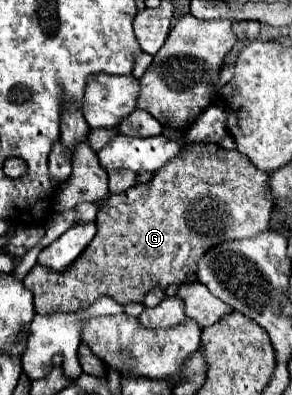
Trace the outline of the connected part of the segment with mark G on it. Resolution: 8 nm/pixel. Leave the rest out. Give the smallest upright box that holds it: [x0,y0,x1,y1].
[23,143,271,315]

